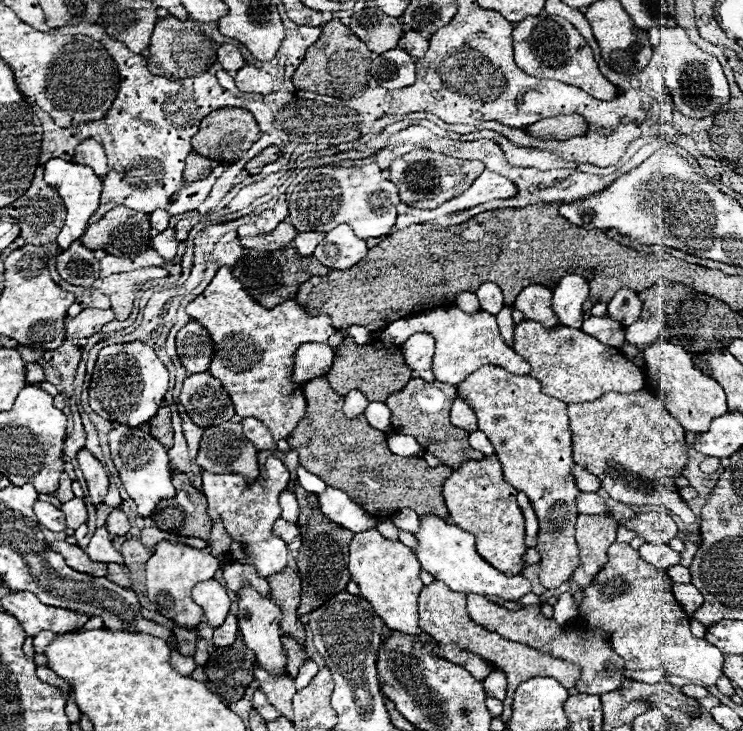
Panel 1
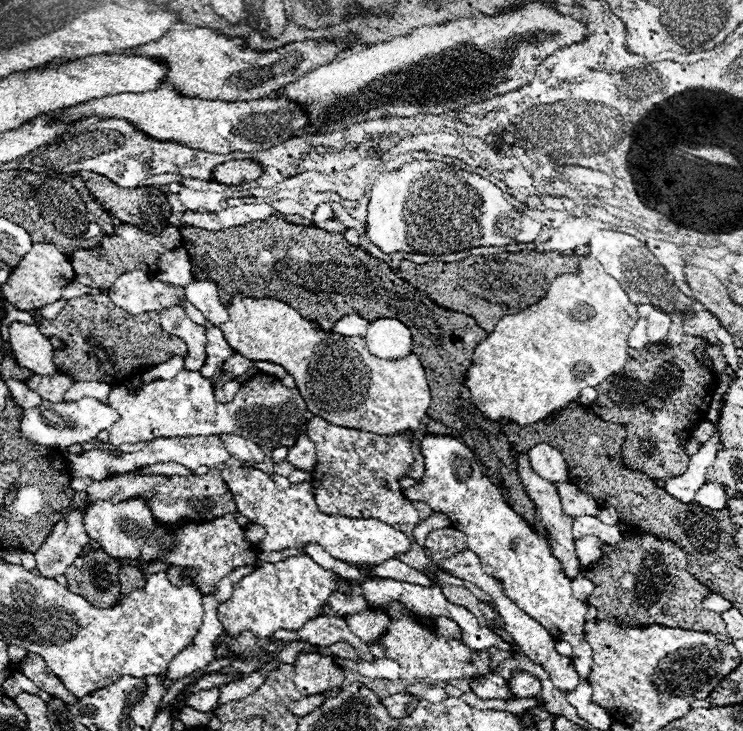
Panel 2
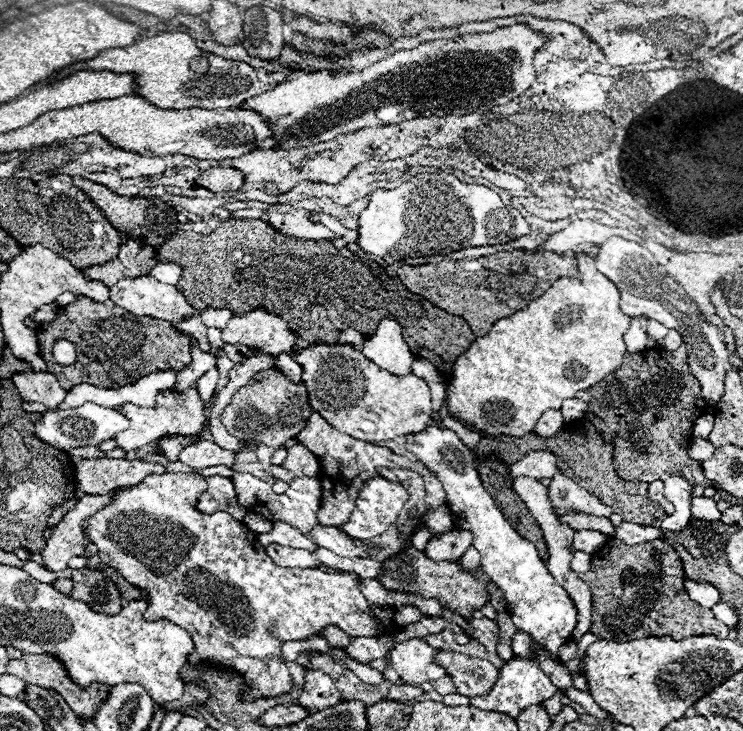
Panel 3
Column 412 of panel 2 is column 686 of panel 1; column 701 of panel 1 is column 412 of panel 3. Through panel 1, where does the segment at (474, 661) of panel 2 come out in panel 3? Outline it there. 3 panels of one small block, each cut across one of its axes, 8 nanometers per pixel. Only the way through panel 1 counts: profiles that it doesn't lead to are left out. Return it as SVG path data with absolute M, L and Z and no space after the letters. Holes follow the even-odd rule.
M410 638L391 650L390 661L402 682L418 686L422 682L432 682L446 676L446 670L434 664L434 656L438 652L440 650L428 646L428 642L422 638Z

